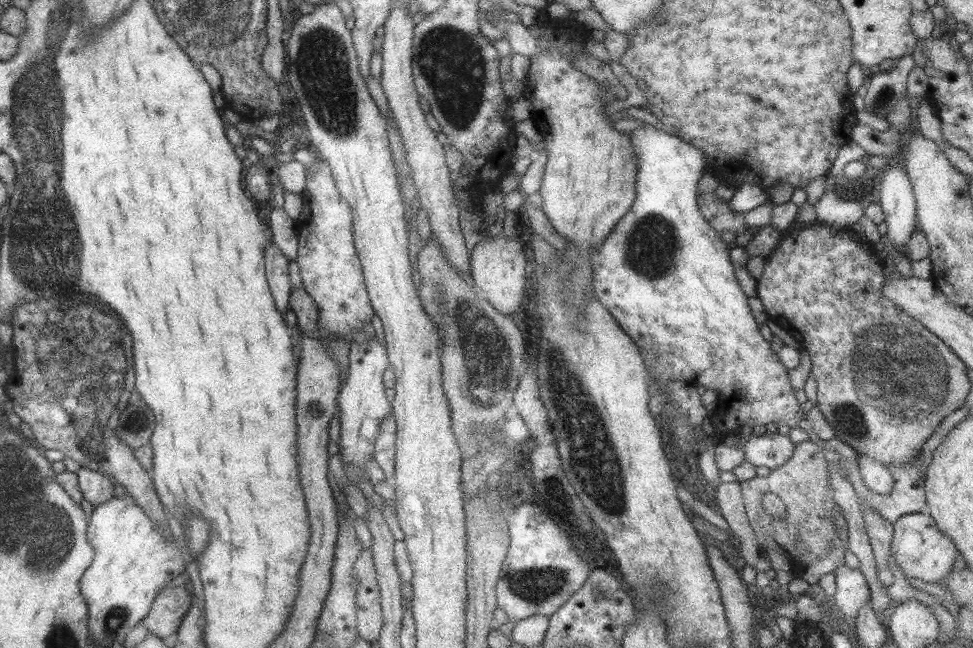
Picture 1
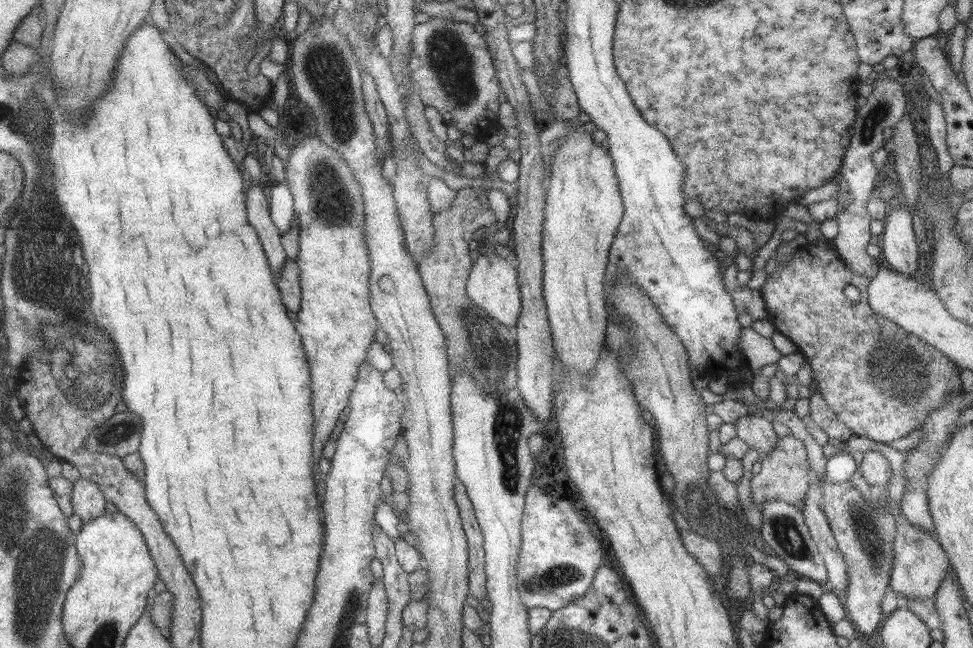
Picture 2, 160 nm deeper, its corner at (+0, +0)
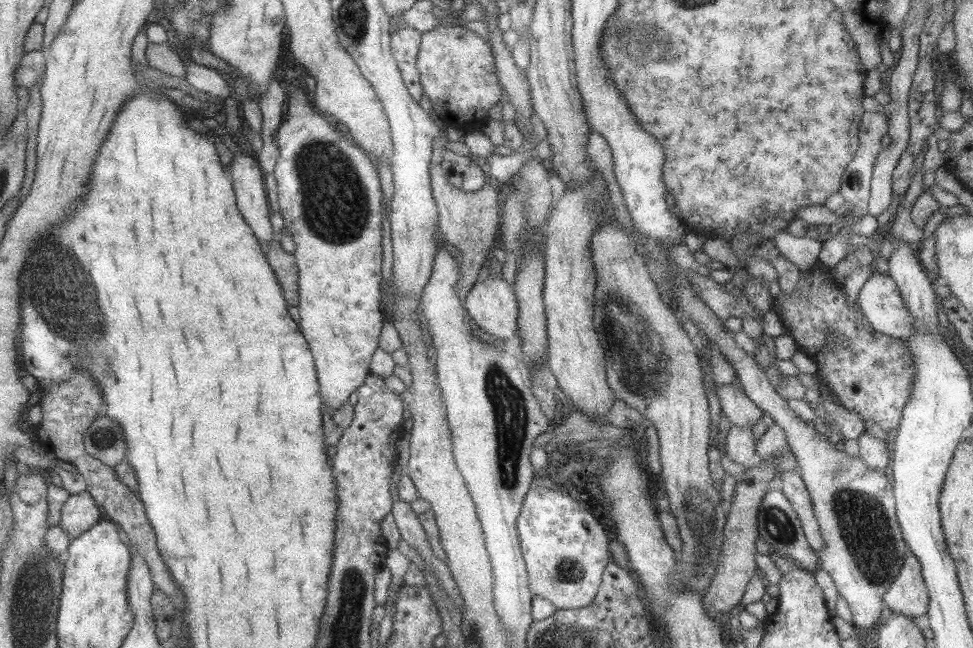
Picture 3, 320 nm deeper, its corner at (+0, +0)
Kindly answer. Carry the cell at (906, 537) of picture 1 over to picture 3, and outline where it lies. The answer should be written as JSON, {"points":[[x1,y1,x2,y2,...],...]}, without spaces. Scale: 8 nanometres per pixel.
{"points":[[905,548,903,564,883,594,883,605,895,615,915,620,928,610,928,592,920,571,919,561]]}

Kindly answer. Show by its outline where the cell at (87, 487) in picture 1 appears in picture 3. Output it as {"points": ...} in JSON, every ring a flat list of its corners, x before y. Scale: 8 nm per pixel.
{"points":[[86,490,70,495,65,500,60,514,58,526,69,540,77,538,104,518,103,512]]}

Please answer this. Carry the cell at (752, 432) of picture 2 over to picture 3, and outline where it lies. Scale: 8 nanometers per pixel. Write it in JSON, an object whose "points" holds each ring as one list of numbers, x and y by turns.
{"points":[[715,385,720,410,728,421,735,425,754,424,761,418,761,409,755,406,738,388,729,385]]}

